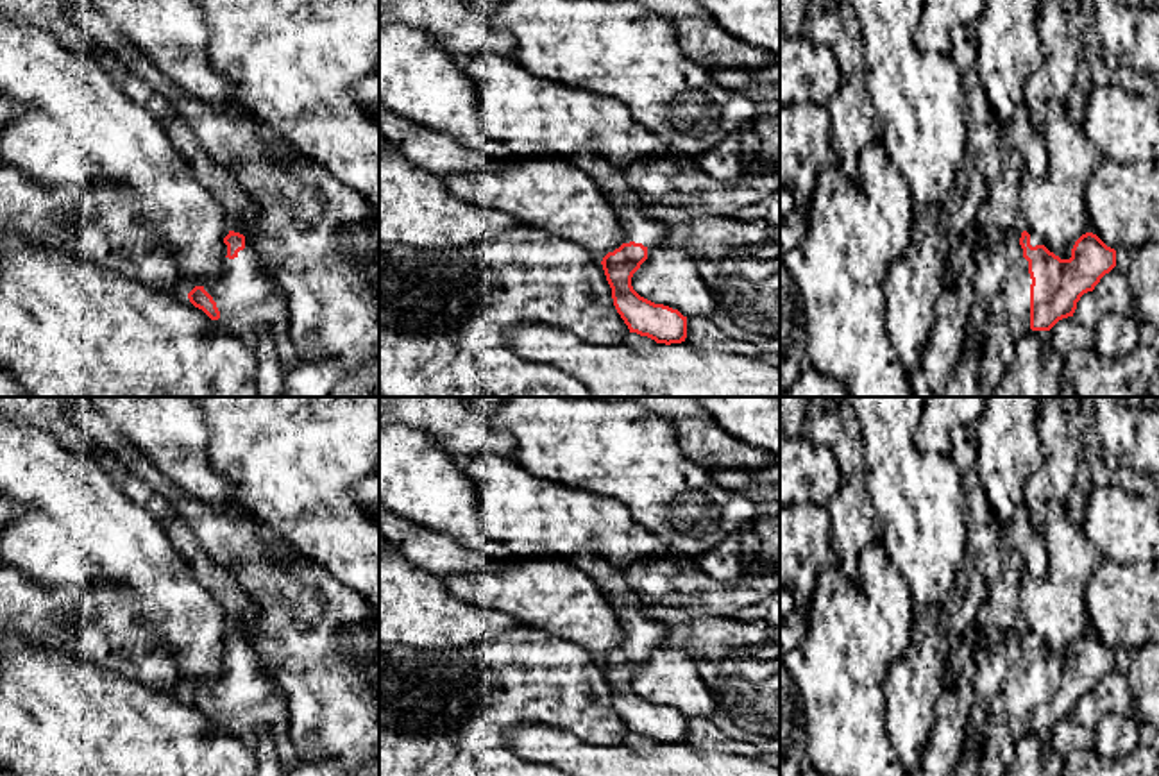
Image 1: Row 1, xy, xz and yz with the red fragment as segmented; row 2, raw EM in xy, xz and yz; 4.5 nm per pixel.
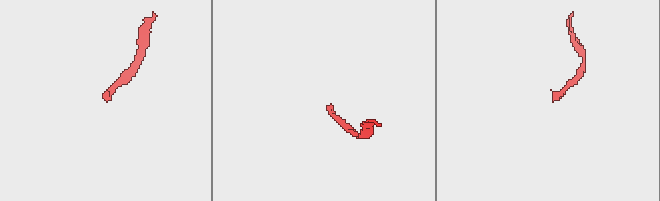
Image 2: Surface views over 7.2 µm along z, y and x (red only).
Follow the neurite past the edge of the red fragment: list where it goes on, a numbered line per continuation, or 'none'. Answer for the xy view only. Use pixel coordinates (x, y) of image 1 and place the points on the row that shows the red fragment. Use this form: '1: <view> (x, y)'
1: xy (251, 304)

